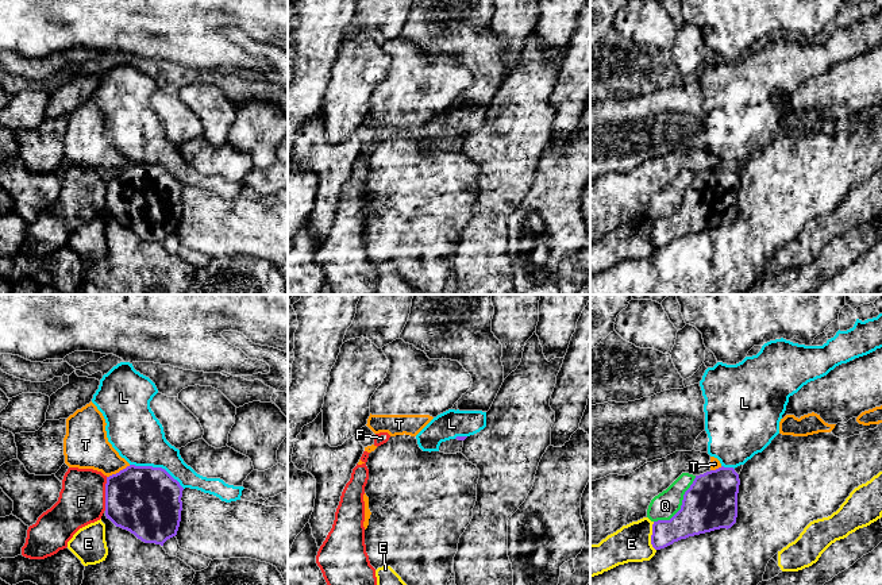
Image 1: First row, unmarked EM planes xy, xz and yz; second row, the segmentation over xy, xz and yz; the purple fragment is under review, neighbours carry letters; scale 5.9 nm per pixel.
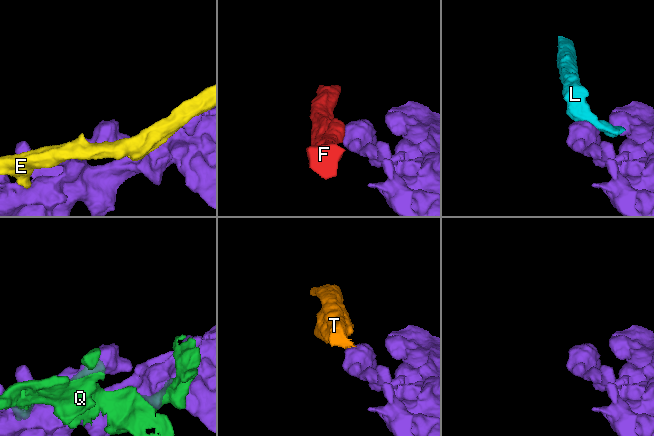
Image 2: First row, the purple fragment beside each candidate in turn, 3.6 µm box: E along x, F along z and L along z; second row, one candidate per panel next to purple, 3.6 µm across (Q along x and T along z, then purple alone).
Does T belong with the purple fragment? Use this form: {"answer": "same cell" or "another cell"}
{"answer": "another cell"}

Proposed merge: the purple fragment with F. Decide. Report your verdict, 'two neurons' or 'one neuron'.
two neurons

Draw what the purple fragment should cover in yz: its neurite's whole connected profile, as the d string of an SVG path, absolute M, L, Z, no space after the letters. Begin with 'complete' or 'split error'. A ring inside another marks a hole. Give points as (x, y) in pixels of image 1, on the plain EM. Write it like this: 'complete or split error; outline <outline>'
complete; outline M721 163L696 173L681 207L670 218L654 219L652 245L660 247L689 234L731 226L737 215L739 182L733 165Z

